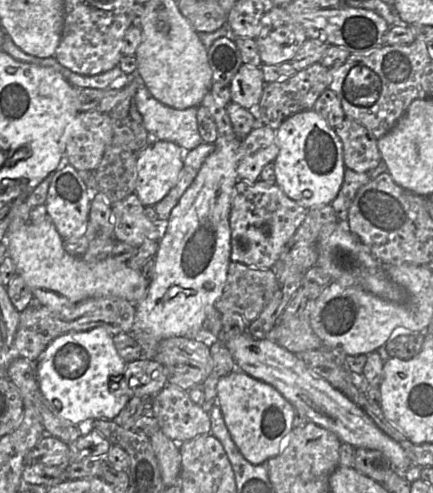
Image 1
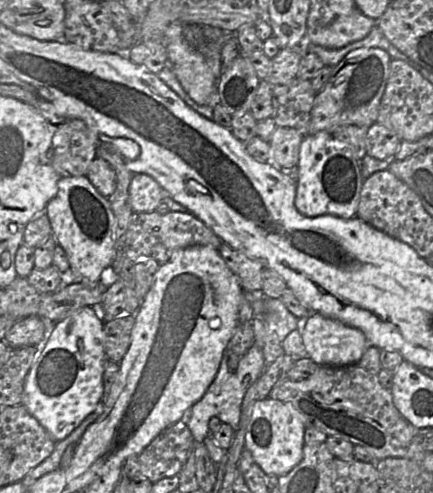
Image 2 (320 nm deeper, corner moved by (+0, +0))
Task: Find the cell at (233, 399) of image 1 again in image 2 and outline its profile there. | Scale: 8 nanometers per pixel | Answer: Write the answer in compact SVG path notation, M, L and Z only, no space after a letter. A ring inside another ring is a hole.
M273 398L261 399L252 405L246 426L245 449L267 475L280 477L302 460L305 429L303 417L293 407Z

